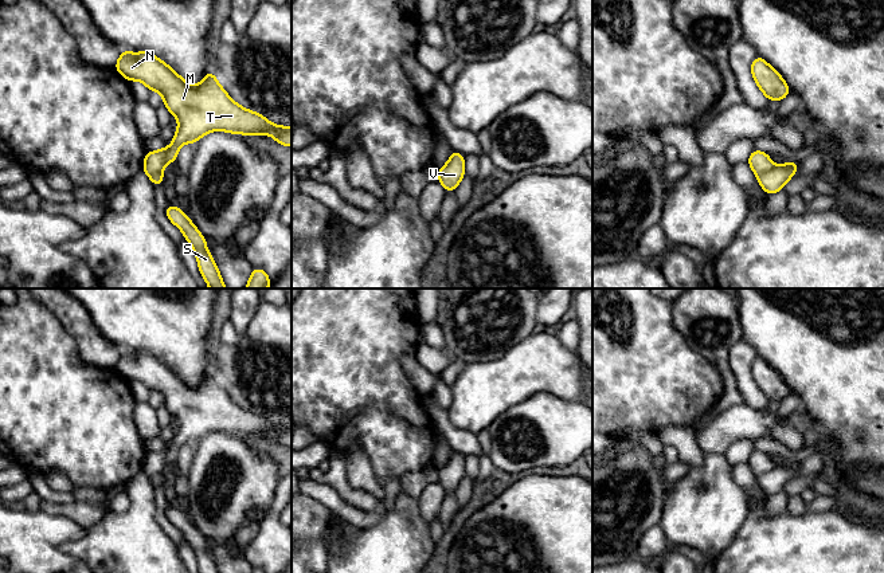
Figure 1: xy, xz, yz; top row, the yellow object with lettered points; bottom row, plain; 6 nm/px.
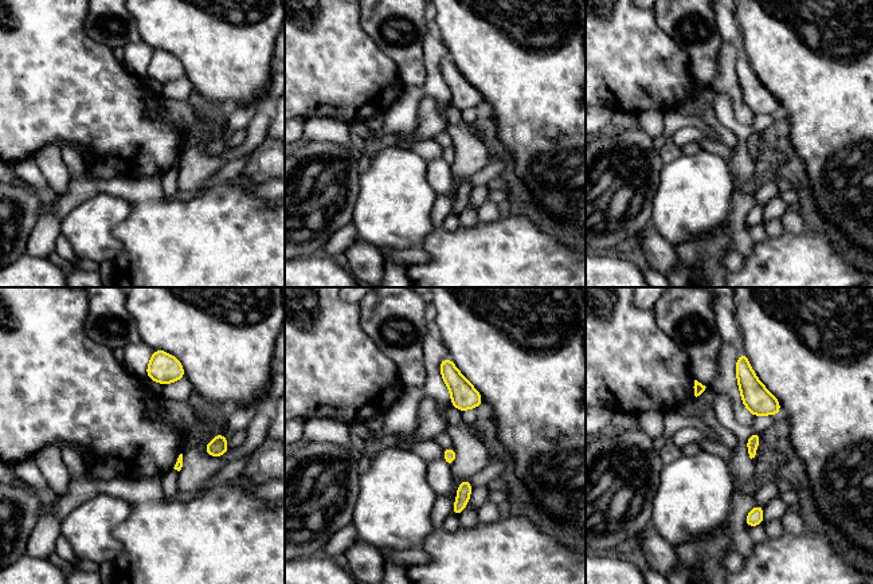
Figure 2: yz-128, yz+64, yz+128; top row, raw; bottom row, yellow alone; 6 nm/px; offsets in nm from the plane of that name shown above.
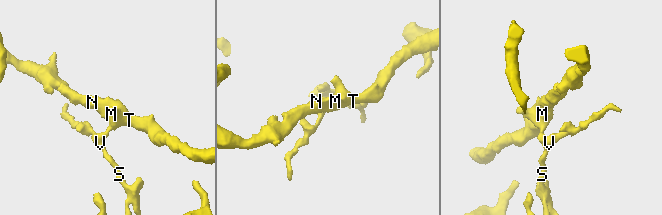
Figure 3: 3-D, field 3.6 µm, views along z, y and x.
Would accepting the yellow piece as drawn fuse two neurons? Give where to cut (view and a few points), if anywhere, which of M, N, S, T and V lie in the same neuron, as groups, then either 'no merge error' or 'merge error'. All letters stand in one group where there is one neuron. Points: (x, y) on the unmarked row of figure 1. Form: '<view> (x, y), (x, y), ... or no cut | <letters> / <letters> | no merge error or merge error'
yz (774, 467), (758, 478) | M N T / S V | merge error

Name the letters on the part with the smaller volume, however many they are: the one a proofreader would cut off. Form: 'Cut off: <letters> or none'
Cut off: S, V

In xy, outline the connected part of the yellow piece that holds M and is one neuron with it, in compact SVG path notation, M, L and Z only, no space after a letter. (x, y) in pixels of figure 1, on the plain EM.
M122 350L114 369L126 381L141 381L150 392L160 393L164 407L179 421L172 444L145 455L142 472L149 478L175 463L181 446L195 444L215 431L255 437L269 435L278 446L292 447L292 428L274 425L262 415L234 403L212 370L197 386L191 386L153 354L138 352L133 356L129 350Z

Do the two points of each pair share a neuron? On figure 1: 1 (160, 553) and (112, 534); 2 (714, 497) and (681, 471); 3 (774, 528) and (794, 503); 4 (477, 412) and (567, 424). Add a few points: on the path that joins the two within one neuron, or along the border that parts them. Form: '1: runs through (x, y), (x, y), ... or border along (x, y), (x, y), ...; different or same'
1: runs through (148, 553), (130, 553), (124, 546); same
2: border along (688, 464), (688, 471), (671, 487), (667, 499); different
3: border along (786, 509), (791, 514), (802, 514), (806, 510); different
4: border along (525, 397), (503, 411), (485, 428); different

